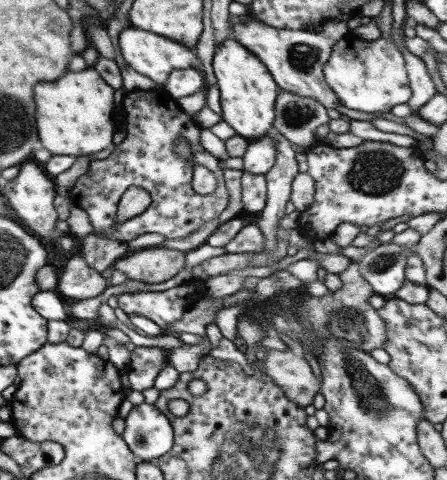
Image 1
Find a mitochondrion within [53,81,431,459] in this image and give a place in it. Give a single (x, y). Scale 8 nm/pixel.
(374, 173)

